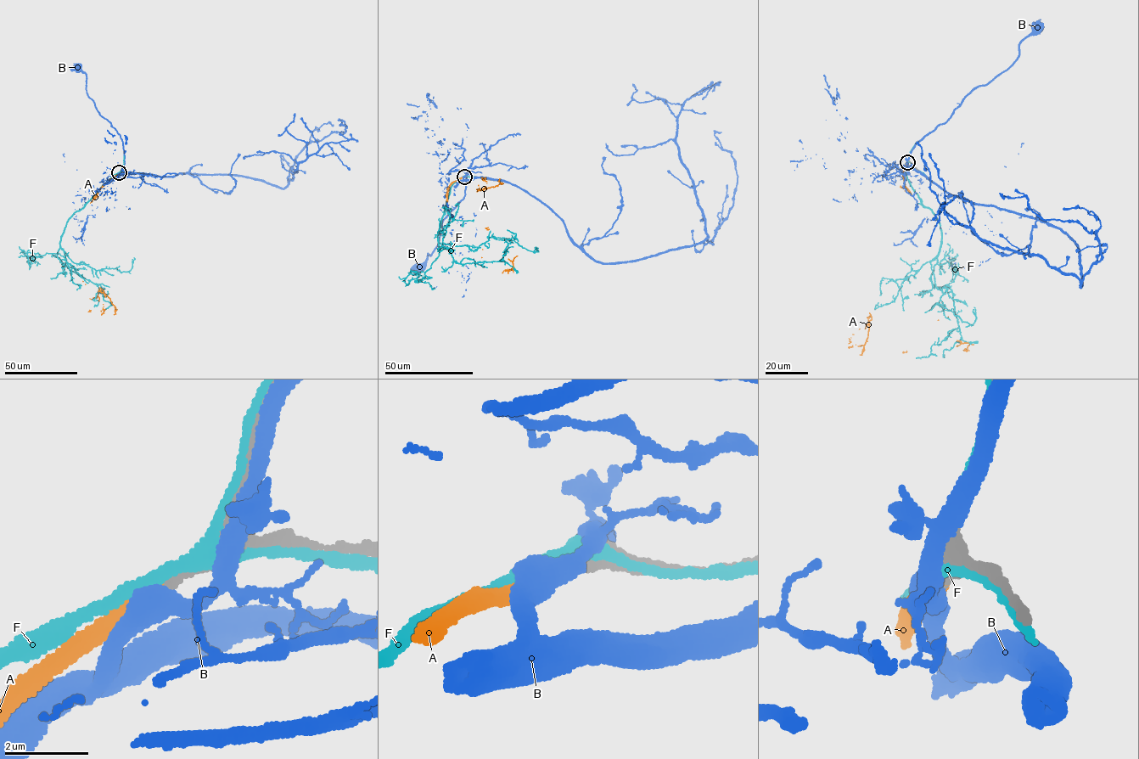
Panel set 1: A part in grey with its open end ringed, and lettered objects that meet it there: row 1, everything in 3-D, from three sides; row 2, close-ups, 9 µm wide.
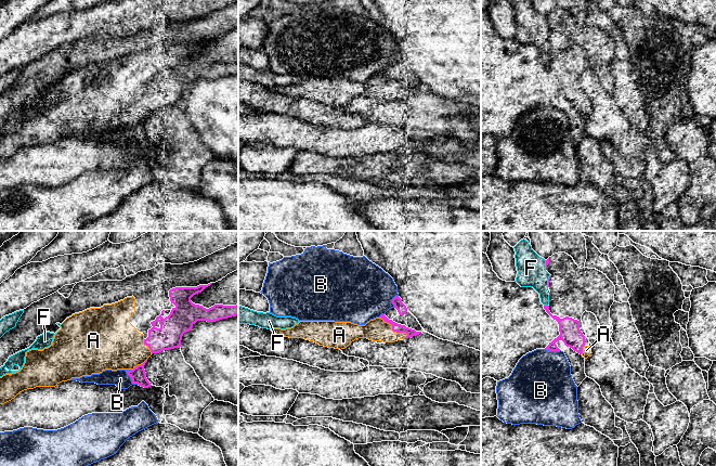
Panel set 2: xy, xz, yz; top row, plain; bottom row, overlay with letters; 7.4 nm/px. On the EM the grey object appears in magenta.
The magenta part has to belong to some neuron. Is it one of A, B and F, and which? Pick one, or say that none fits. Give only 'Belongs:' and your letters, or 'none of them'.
Belongs: A

